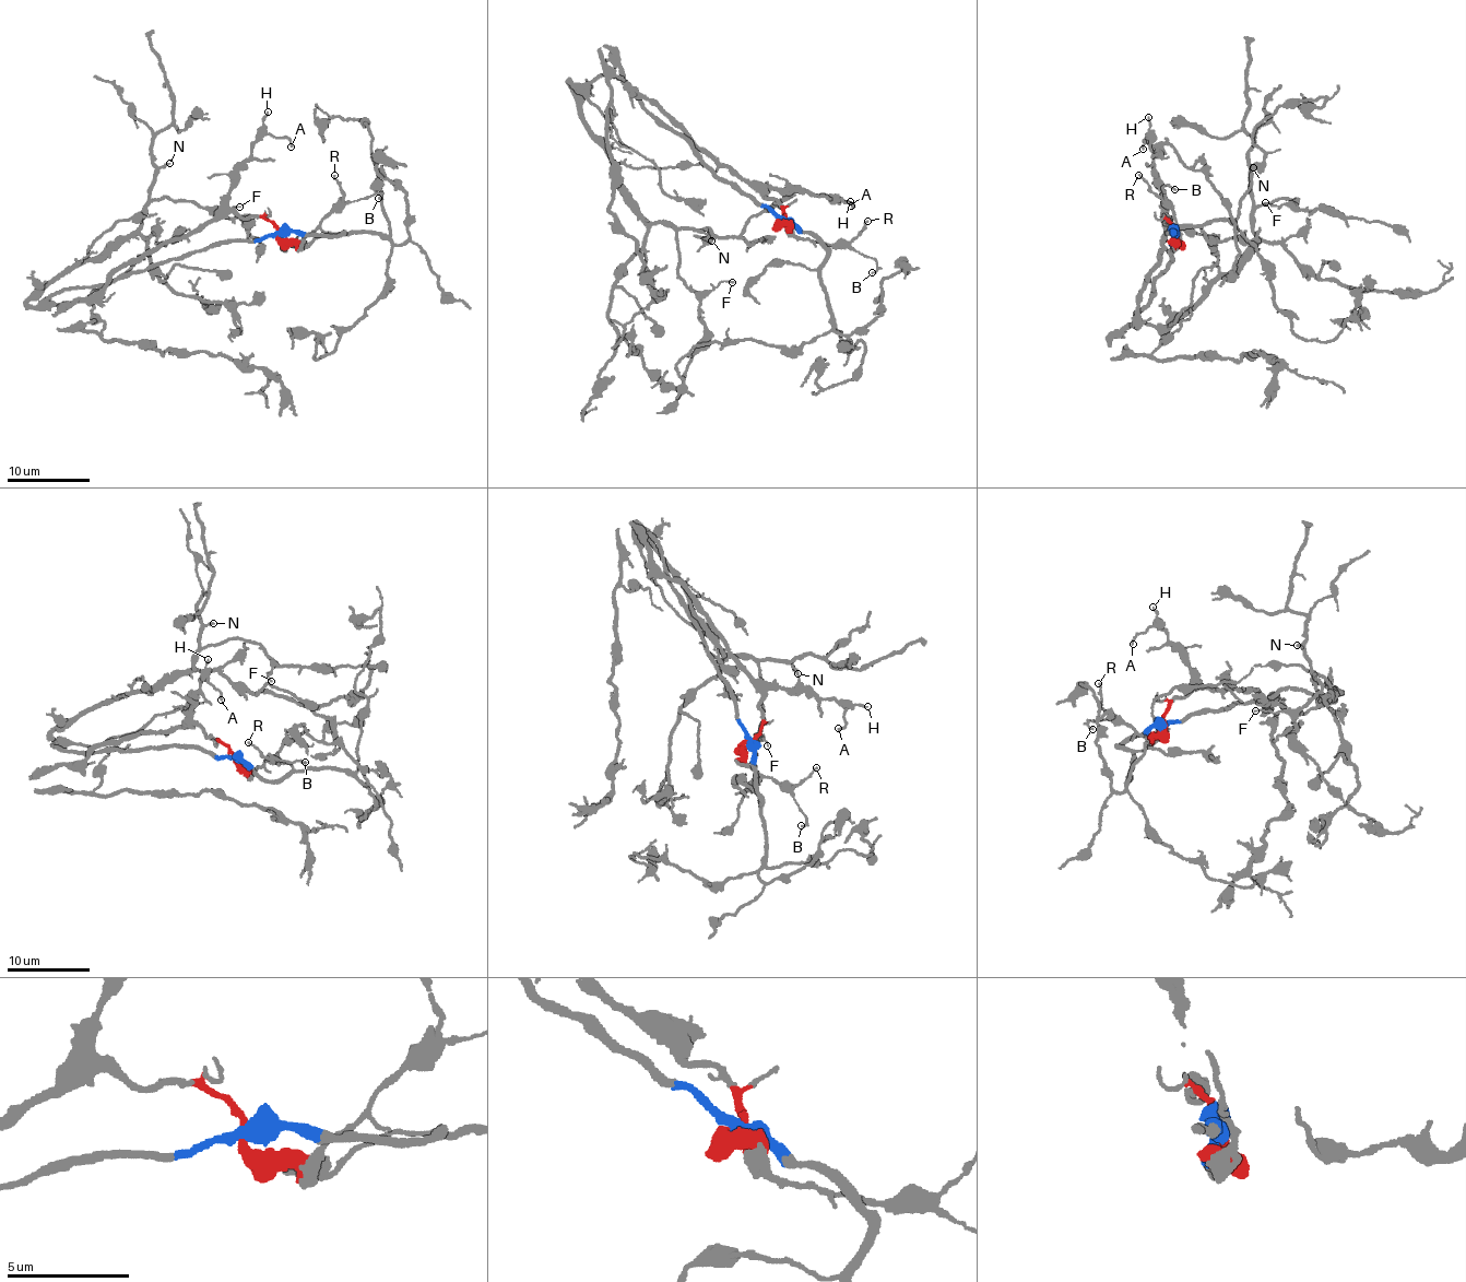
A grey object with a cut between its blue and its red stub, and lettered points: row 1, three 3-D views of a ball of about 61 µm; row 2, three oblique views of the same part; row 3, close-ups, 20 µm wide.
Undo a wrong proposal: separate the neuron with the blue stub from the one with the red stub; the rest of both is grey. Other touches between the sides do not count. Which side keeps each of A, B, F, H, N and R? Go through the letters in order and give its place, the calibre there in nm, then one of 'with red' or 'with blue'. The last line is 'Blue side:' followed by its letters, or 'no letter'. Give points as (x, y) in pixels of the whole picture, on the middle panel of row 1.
A: place (851, 206); calibre 150 nm; with red
B: place (872, 272); calibre 120 nm; with red
F: place (732, 282); calibre 100 nm; with blue
H: place (850, 201); calibre 150 nm; with red
N: place (711, 240); calibre 120 nm; with blue
R: place (867, 221); calibre 110 nm; with red
Blue side: F, N

